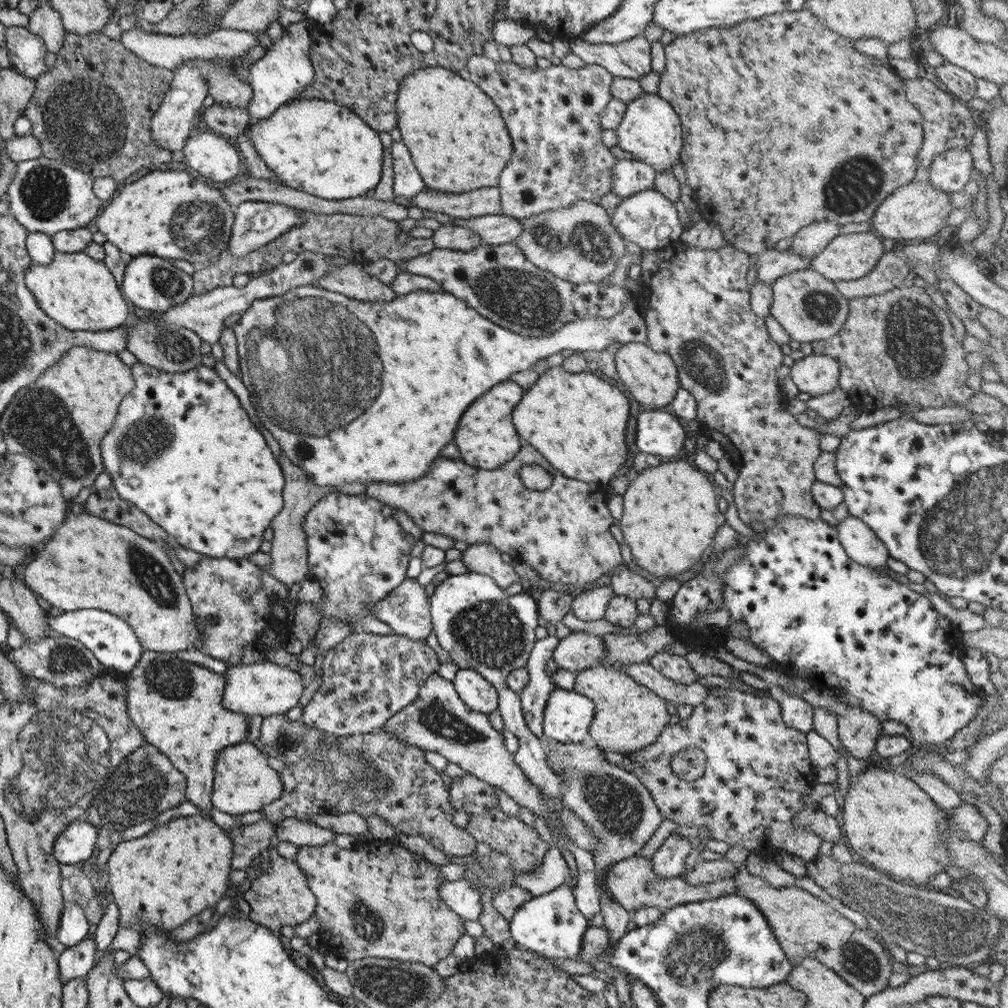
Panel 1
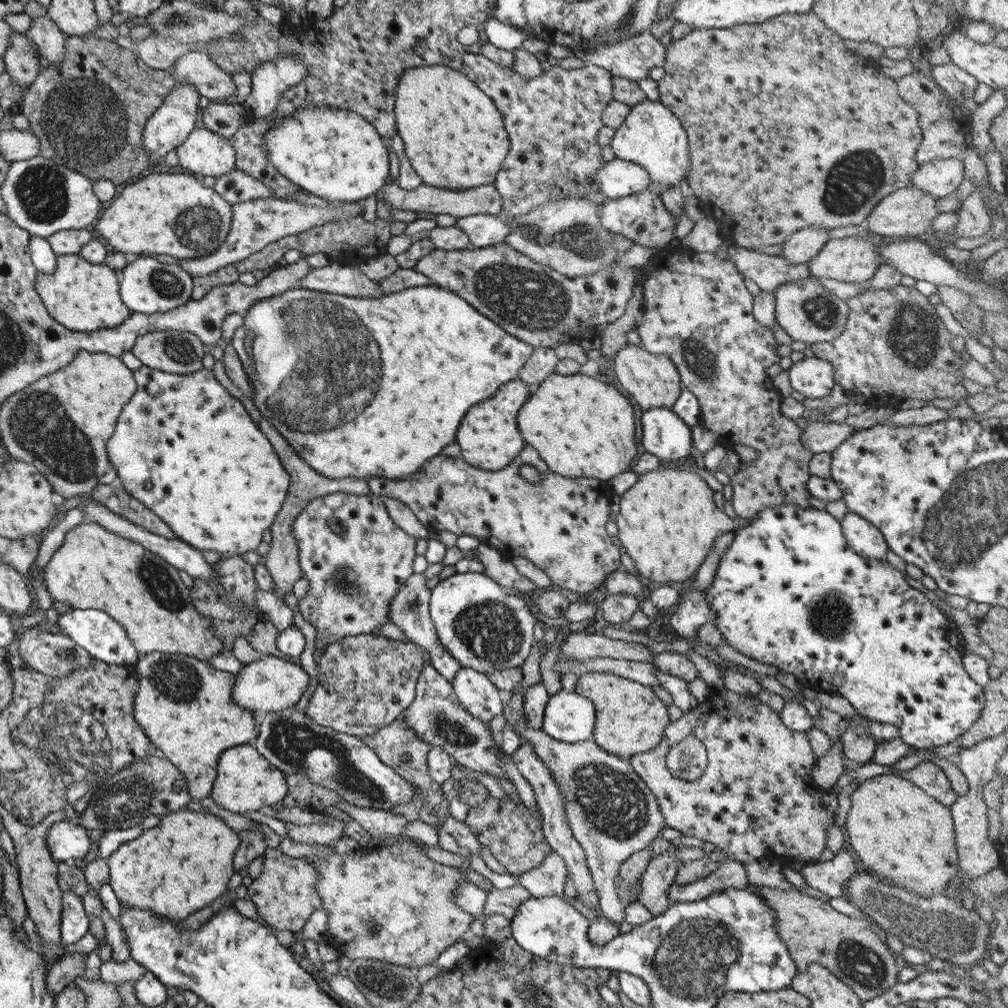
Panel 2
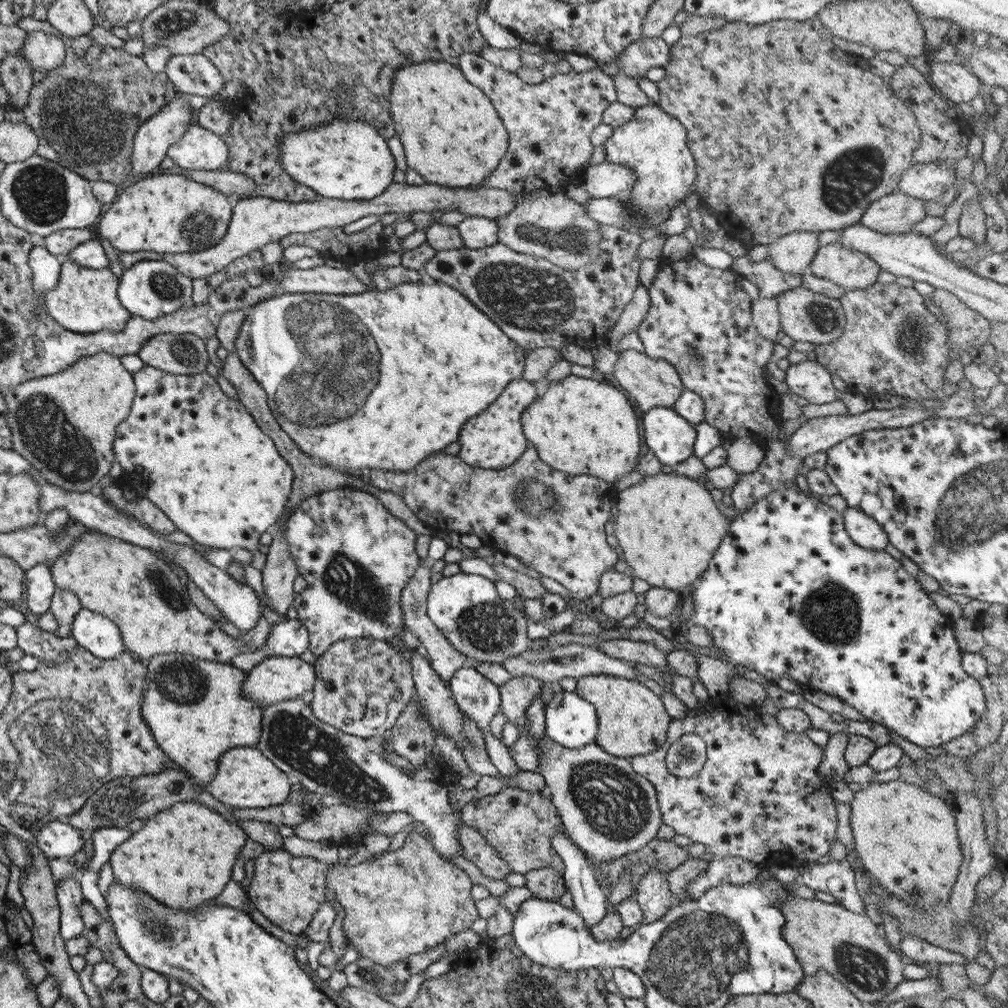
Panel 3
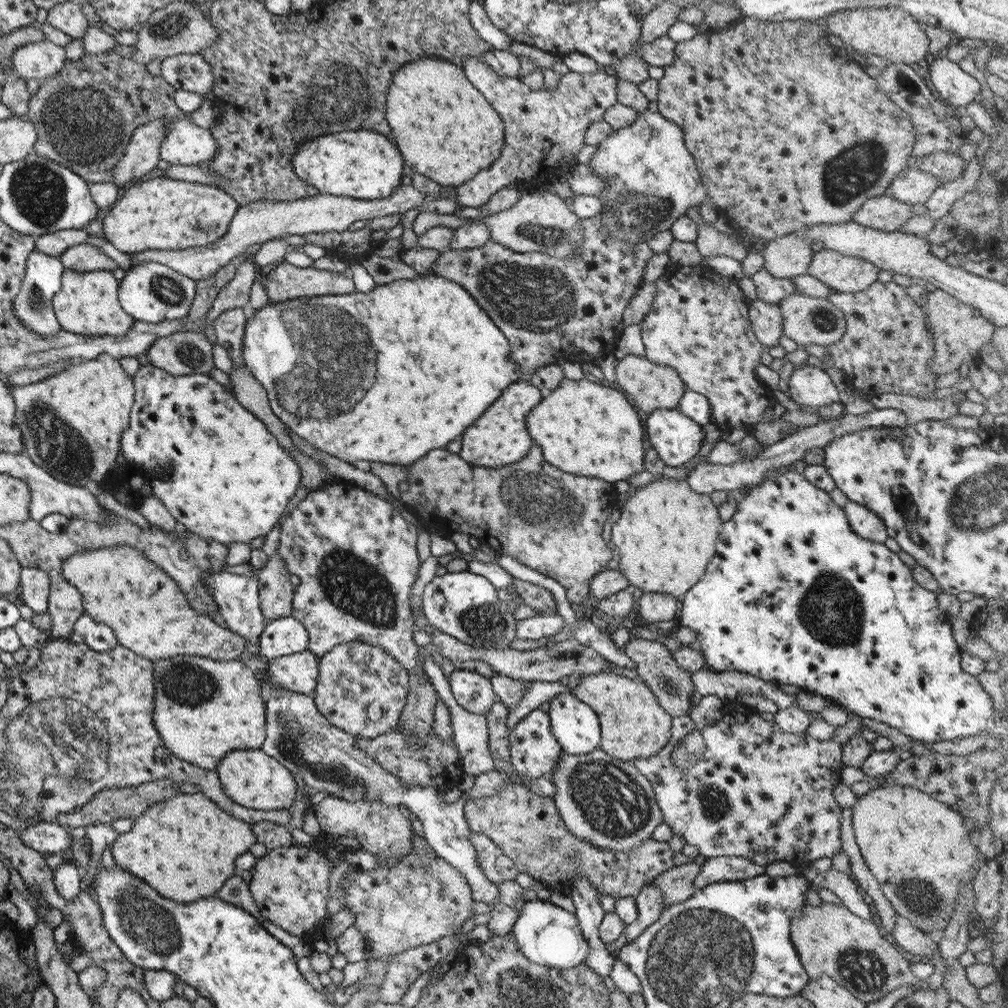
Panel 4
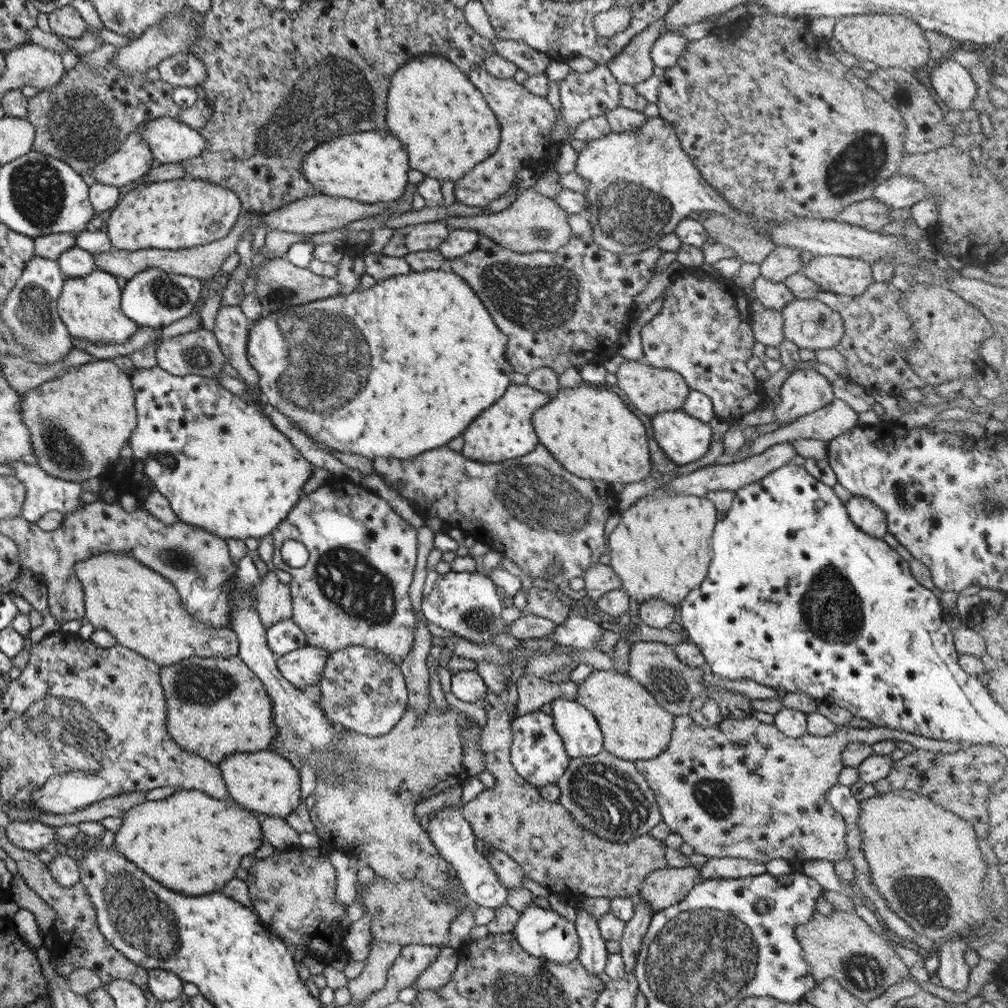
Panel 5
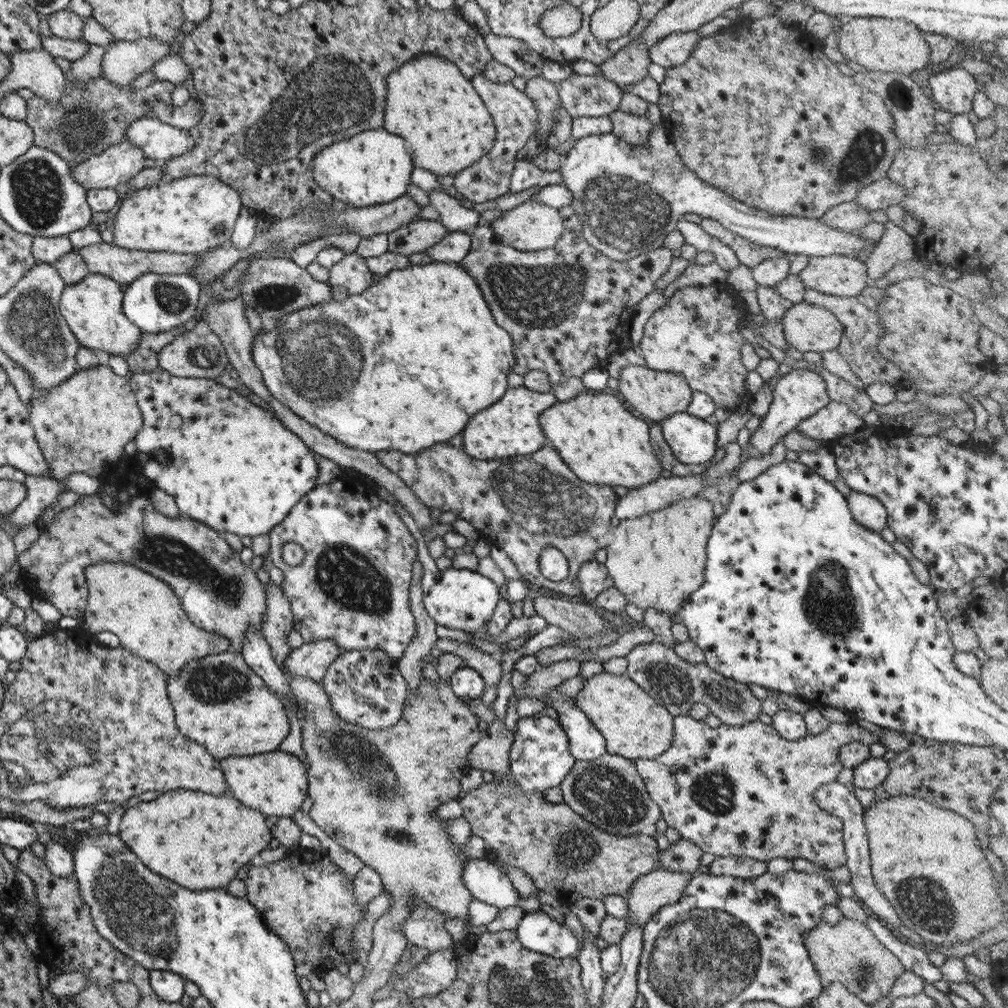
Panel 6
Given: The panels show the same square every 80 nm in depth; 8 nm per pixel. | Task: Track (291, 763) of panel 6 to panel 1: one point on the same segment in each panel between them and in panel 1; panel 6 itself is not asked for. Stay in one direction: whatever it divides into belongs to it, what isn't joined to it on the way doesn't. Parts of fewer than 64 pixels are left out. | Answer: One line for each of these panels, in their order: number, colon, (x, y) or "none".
1: (242, 781)
2: (245, 781)
3: (245, 779)
4: (250, 778)
5: (262, 782)

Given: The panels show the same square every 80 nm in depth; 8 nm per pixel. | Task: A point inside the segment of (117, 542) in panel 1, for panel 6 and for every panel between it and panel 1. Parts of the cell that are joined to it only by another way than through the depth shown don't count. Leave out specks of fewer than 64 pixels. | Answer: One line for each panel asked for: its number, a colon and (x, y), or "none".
2: (94, 568)
3: (141, 594)
4: (148, 614)
5: (141, 609)
6: (142, 611)

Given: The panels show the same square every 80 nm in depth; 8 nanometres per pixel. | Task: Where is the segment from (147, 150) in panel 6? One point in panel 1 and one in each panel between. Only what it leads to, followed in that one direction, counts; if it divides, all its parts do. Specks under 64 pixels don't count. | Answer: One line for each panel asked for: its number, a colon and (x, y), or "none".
1: (214, 157)
2: (204, 153)
3: (198, 149)
4: (186, 144)
5: (171, 141)

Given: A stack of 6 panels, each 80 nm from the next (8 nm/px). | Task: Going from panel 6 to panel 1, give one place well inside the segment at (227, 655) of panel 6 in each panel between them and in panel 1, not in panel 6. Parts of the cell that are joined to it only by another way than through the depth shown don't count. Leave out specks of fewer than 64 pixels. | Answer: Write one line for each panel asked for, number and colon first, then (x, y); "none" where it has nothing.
1: (176, 706)
2: (183, 705)
3: (195, 711)
4: (203, 708)
5: (214, 706)

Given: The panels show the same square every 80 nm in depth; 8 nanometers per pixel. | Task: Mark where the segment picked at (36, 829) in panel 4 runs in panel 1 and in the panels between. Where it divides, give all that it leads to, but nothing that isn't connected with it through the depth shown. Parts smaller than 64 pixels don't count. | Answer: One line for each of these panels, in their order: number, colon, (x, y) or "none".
1: (74, 844)
2: (67, 841)
3: (56, 839)

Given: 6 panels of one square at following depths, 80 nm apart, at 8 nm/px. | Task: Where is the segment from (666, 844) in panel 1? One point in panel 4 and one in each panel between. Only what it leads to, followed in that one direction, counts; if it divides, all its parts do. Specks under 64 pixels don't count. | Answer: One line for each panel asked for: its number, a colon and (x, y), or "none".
2: (660, 871)
3: (653, 895)
4: (649, 900)

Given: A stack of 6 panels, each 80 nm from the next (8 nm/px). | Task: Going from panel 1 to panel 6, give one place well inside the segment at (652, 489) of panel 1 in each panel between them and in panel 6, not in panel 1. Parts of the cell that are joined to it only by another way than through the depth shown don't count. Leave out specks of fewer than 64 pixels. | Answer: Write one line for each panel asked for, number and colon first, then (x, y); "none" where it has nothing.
2: (667, 522)
3: (667, 526)
4: (666, 533)
5: (660, 549)
6: (656, 560)

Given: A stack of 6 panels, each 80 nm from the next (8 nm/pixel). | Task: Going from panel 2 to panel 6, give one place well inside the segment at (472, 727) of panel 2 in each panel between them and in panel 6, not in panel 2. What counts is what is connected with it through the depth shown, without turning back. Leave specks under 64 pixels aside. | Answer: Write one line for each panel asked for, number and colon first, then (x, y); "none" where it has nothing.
3: (356, 558)
4: (359, 559)
5: (352, 591)
6: (352, 586)

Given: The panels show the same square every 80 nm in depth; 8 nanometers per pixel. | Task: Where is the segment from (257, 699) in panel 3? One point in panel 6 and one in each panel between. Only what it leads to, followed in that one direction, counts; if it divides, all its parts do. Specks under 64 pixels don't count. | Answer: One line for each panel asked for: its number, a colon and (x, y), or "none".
4: (298, 671)
5: (302, 667)
6: (310, 660)

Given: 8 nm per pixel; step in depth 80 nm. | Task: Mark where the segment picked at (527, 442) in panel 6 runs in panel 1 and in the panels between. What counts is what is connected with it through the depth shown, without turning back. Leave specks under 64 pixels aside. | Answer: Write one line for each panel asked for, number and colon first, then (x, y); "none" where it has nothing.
1: (485, 437)
2: (487, 435)
3: (491, 440)
4: (498, 437)
5: (502, 432)

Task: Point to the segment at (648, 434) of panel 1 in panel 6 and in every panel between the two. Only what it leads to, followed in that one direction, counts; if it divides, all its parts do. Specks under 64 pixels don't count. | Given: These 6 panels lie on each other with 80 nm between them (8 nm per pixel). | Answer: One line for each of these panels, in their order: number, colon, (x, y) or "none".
2: (663, 434)
3: (670, 437)
4: (675, 438)
5: (682, 438)
6: (691, 440)

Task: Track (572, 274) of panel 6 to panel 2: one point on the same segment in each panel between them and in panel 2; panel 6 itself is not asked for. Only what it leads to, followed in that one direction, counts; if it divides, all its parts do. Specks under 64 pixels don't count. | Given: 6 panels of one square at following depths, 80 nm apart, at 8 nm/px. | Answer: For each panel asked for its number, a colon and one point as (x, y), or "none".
2: (531, 302)
3: (535, 303)
4: (549, 309)
5: (564, 309)

